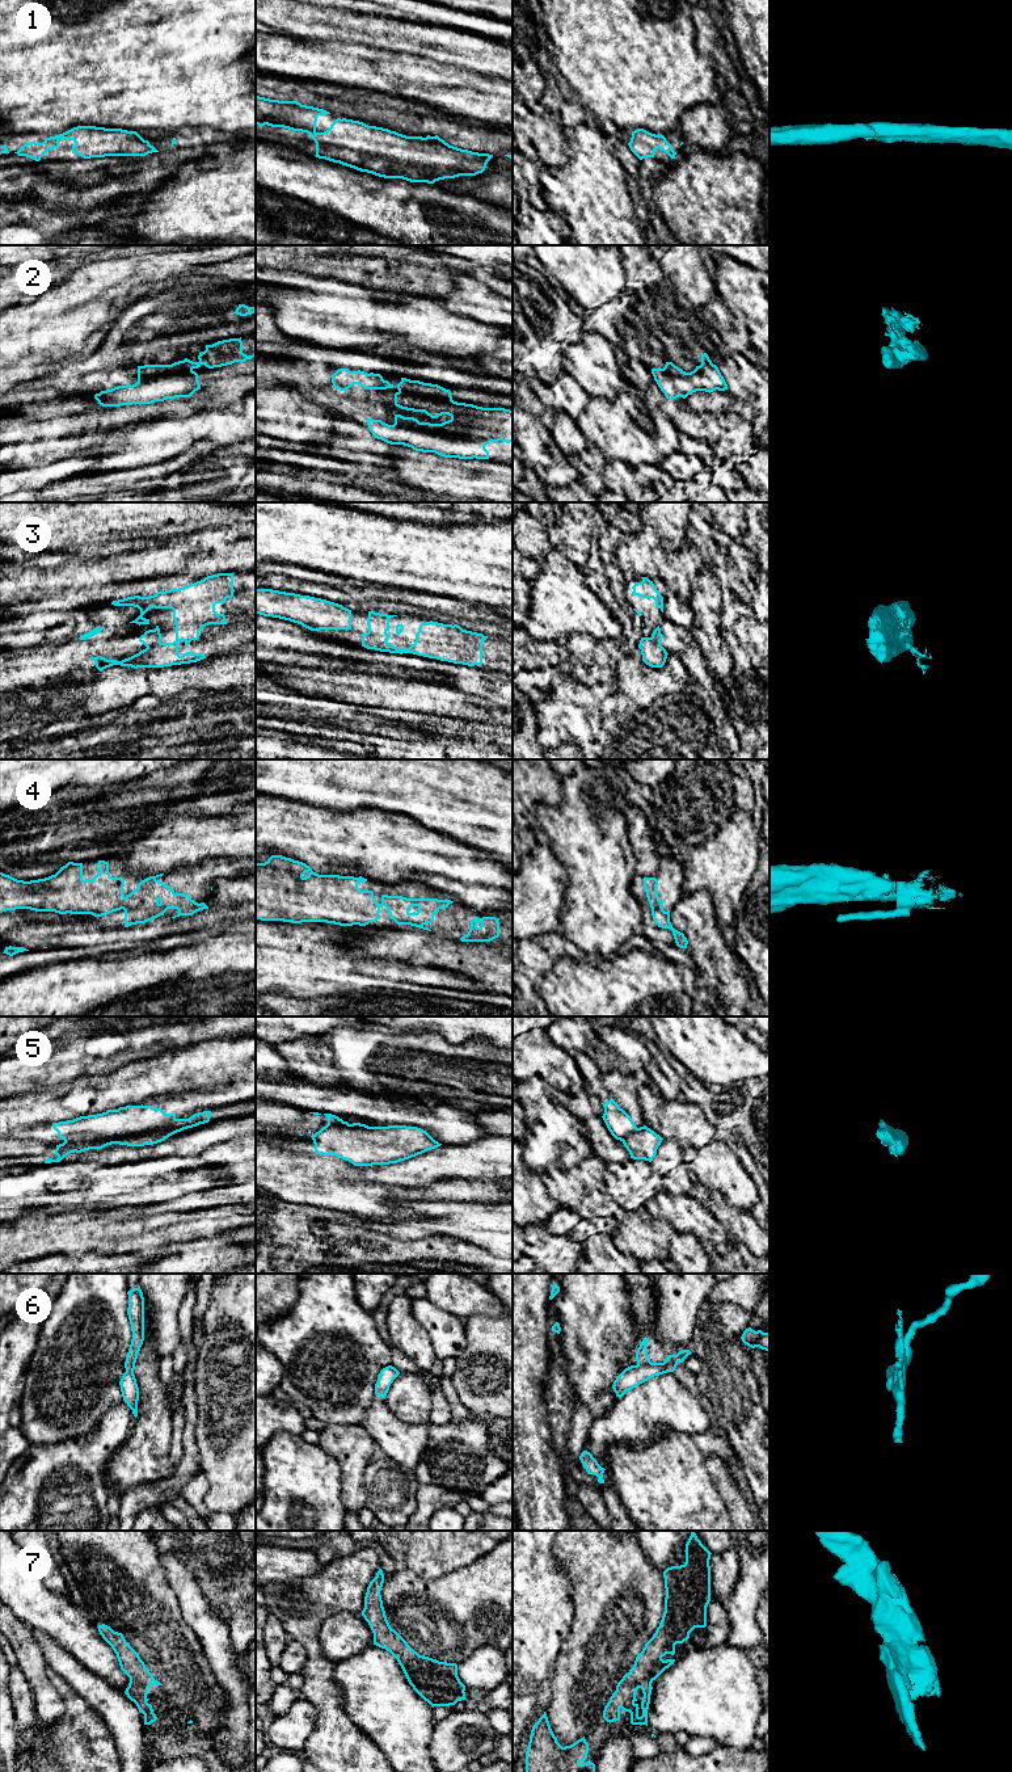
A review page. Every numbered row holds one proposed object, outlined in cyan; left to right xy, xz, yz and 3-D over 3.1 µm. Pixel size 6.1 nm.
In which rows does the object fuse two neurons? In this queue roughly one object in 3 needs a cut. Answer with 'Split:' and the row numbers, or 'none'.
Split: 2, 5

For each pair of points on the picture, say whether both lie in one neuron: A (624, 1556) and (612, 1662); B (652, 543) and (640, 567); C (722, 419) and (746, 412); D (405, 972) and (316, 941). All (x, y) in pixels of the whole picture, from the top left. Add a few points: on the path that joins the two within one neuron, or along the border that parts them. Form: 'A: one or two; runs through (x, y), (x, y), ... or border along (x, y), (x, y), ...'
A: one; runs through (614, 1582), (612, 1636)
B: one; runs through (646, 548), (640, 555), (640, 562)
C: two; border along (743, 419), (751, 422)
D: one; runs through (383, 971), (346, 971), (338, 963)

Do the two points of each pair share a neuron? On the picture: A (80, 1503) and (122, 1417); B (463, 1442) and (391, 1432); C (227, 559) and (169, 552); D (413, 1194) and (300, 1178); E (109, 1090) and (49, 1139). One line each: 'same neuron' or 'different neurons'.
A: same neuron
B: different neurons
C: same neuron
D: same neuron
E: same neuron

